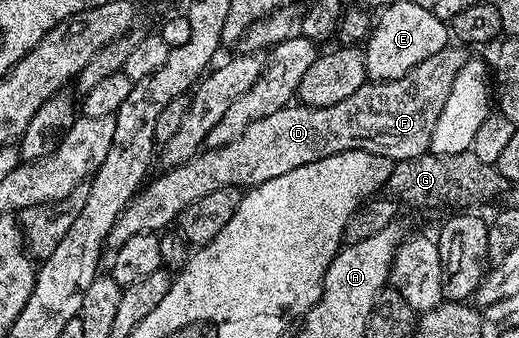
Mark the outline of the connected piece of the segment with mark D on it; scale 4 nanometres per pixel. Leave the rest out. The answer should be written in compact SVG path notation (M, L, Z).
M289 106L254 122L237 140L230 141L226 146L201 151L199 156L185 164L161 171L161 176L138 192L118 222L114 222L107 247L112 250L120 248L126 238L134 238L143 232L164 232L173 222L179 221L184 211L198 202L198 198L206 198L206 194L214 194L214 190L247 190L262 182L270 182L270 178L290 174L290 170L298 170L298 166L330 158L336 154L338 146L342 146L342 140L332 140L330 134L340 132L340 126L336 124L340 124L340 108L324 112L321 108Z

